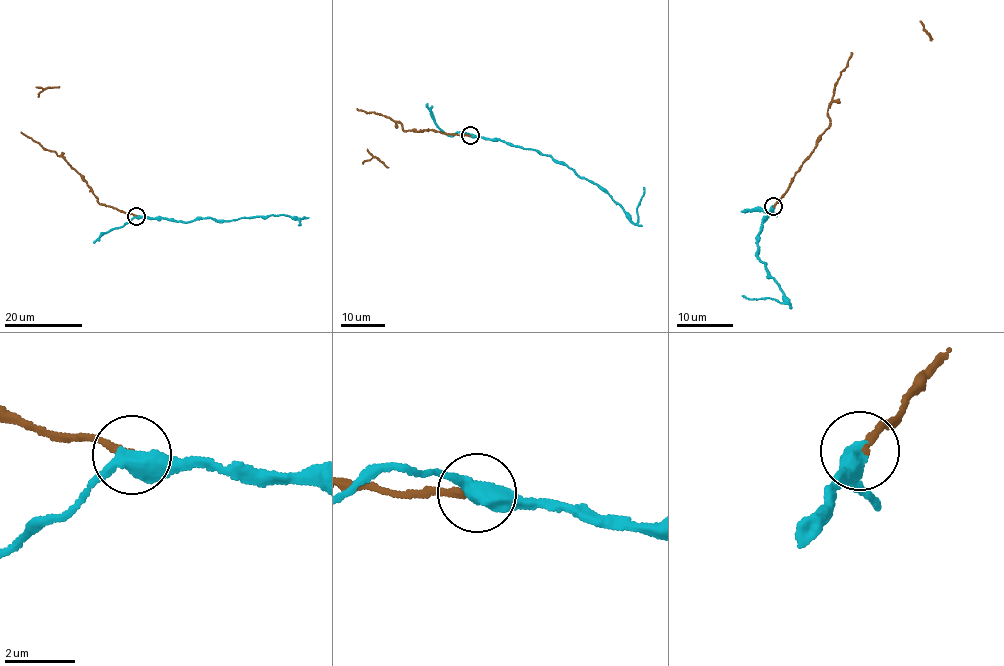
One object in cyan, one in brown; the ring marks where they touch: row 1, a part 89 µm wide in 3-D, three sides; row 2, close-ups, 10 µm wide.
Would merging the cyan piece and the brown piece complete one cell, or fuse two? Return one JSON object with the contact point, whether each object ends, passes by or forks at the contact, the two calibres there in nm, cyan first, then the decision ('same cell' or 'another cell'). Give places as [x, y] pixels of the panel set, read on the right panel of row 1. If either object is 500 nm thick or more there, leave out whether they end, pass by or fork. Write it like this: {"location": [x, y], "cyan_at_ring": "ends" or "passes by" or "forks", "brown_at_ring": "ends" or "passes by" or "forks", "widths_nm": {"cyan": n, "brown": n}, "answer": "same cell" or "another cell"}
{"location": [773, 206], "cyan_at_ring": "passes by", "brown_at_ring": "ends", "widths_nm": {"cyan": 440, "brown": 180}, "answer": "another cell"}

